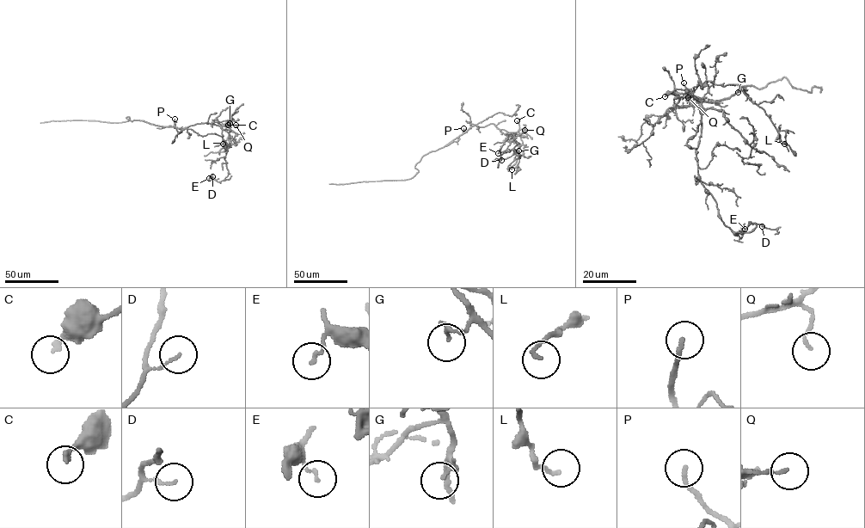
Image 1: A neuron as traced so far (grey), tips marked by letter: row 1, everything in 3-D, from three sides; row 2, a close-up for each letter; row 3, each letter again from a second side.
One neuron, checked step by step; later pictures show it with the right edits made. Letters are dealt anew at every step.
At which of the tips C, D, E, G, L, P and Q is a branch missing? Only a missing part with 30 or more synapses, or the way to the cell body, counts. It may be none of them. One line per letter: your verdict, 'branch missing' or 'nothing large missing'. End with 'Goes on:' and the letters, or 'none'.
C: nothing large missing
D: nothing large missing
E: nothing large missing
G: nothing large missing
L: nothing large missing
P: branch missing
Q: nothing large missing
Goes on: P

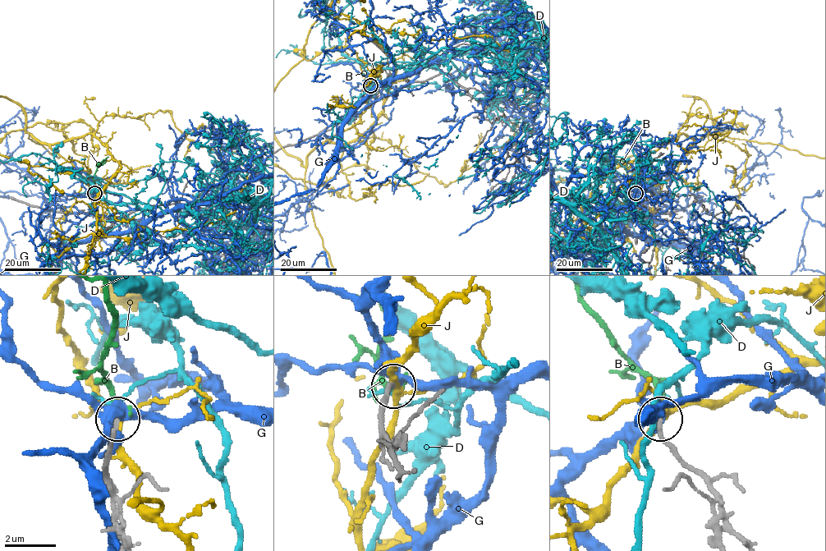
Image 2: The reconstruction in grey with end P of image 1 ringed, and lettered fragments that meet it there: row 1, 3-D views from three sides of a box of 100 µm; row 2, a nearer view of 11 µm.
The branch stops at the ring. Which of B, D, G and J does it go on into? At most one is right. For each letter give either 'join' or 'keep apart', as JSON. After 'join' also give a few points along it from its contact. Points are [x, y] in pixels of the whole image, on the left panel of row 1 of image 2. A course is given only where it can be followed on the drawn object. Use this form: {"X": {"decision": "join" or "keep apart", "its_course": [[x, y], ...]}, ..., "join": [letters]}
{"B": {"decision": "join"}, "D": {"decision": "keep apart"}, "G": {"decision": "keep apart"}, "J": {"decision": "keep apart"}, "join": ["B"]}

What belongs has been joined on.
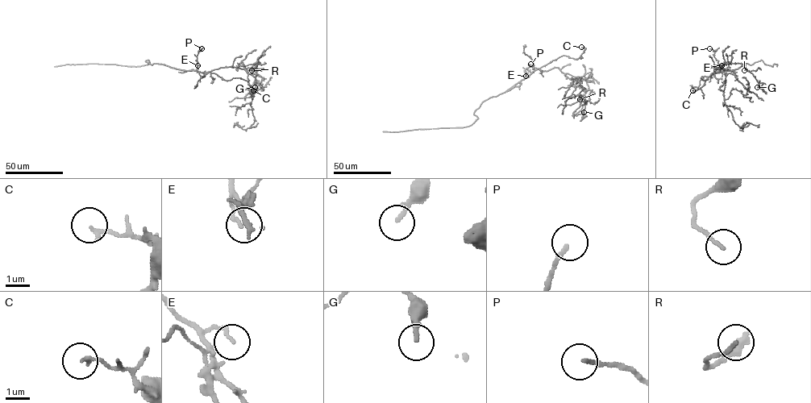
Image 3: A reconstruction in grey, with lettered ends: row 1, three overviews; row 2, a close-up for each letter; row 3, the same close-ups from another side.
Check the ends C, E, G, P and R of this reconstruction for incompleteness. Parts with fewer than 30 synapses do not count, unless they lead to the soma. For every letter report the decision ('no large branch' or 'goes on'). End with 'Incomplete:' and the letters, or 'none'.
C: no large branch
E: no large branch
G: no large branch
P: goes on
R: no large branch
Incomplete: P

